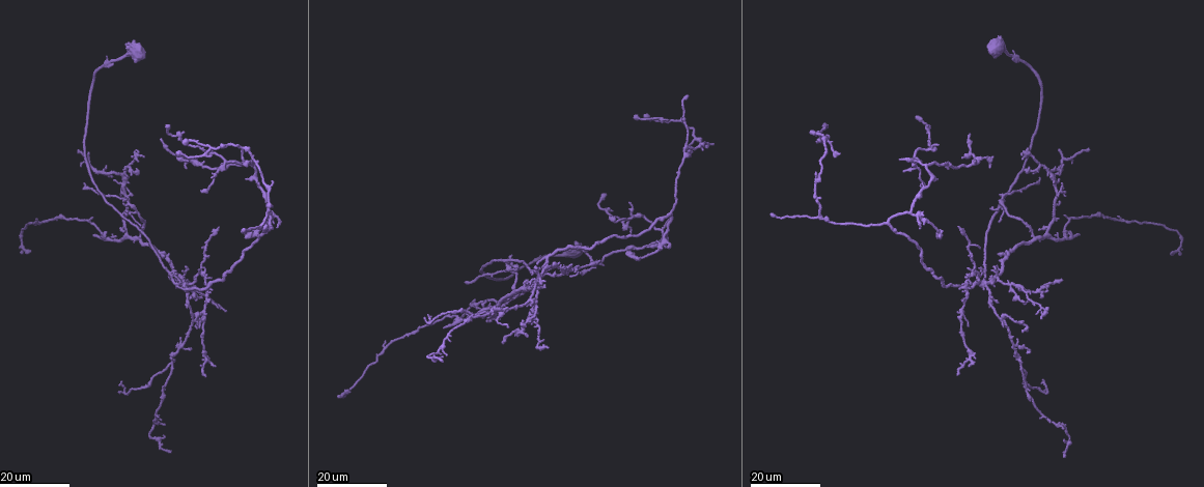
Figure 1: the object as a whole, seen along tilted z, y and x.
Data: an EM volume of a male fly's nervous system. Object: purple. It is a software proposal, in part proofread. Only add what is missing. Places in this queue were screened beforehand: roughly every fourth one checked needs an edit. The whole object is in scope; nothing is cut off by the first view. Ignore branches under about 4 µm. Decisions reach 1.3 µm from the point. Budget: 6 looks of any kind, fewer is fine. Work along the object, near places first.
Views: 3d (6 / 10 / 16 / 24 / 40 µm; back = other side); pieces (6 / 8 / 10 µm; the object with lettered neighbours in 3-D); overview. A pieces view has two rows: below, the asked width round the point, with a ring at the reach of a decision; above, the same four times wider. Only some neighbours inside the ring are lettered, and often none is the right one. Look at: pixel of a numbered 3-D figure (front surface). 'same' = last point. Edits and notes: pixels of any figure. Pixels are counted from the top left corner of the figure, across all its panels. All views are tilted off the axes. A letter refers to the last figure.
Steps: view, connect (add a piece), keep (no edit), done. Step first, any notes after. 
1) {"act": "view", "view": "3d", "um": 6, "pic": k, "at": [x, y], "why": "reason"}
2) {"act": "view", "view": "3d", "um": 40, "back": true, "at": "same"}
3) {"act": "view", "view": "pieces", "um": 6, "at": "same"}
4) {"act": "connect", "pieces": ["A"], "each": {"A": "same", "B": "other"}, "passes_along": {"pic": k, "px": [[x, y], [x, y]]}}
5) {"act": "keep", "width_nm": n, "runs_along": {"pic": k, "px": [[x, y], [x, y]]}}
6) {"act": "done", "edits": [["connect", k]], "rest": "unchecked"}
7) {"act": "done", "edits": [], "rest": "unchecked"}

{"act": "view", "view": "3d", "um": 24, "pic": 1, "at": [1061, 148], "why": "branch stops here"}

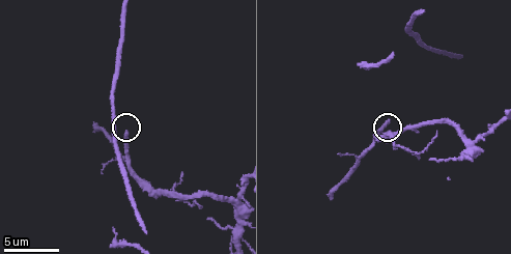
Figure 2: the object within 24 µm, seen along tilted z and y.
{"act": "view", "view": "pieces", "um": 10, "pic": 2, "at": [388, 121], "why": "what lies round it"}

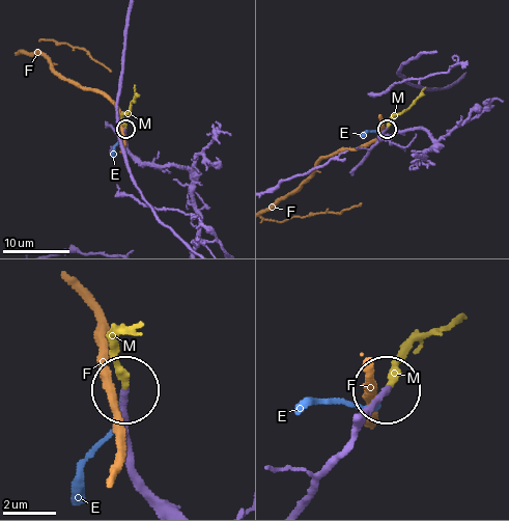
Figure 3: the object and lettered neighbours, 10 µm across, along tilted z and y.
{"act": "connect", "pieces": ["M"], "width_nm": 240, "each": {"E": "other", "F": "other", "M": "same"}, "found": "it goes on there"}

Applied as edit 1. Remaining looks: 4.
{"act": "view", "view": "pieces", "um": 8, "pic": 2, "at": [332, 199], "why": "branch stops here"}

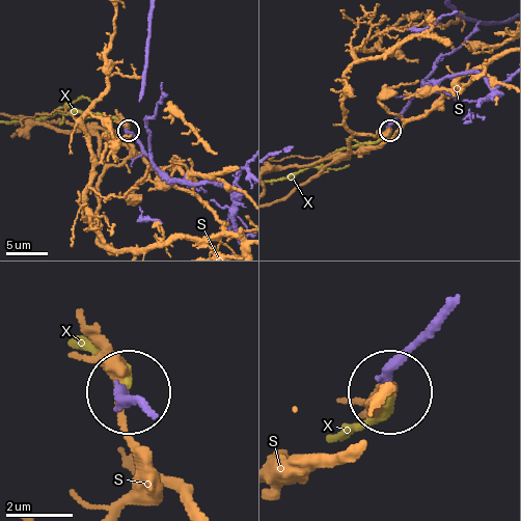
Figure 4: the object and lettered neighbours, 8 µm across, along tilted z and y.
{"act": "connect", "pieces": ["X"], "each": {"S": "other", "X": "same"}, "passes_along": {"pic": 4, "px": [[439, 316], [395, 371], [383, 410], [344, 429]]}, "found": "the cell continues"}

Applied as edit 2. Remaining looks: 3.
{"act": "view", "view": "overview", "why": "see it whole again"}

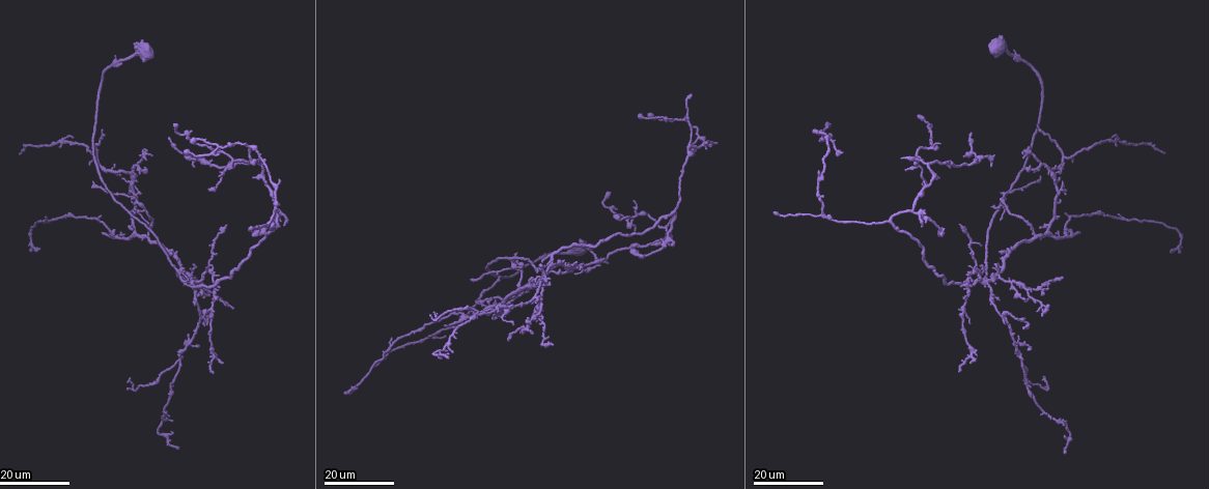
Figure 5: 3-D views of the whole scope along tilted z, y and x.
{"act": "view", "view": "3d", "um": 16, "pic": 5, "at": [1079, 231], "why": "branch stops here"}

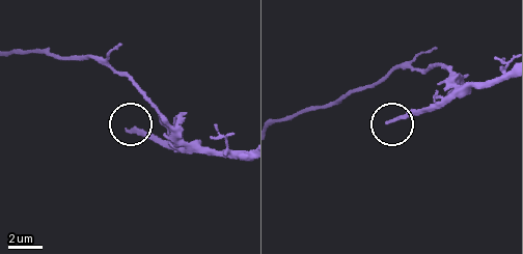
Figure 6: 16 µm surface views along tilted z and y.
{"act": "view", "view": "pieces", "um": 6, "pic": 6, "at": [128, 129]}

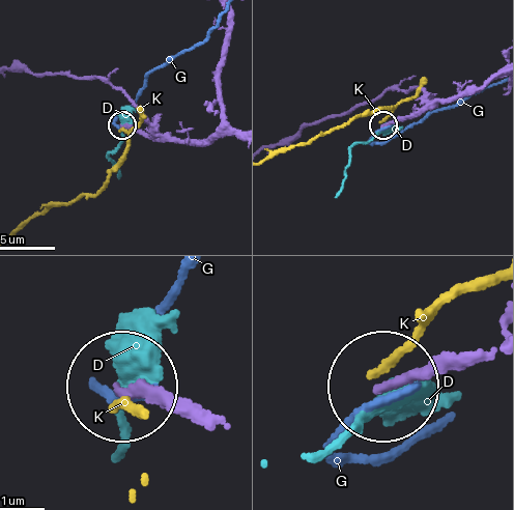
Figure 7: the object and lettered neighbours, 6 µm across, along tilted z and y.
{"act": "keep", "each": {"D": "other", "G": "other", "K": "other"}, "found": "none of them fits"}

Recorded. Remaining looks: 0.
{"act": "done", "edits": [["connect", 3], ["connect", 4]], "rest": "unchecked"}

